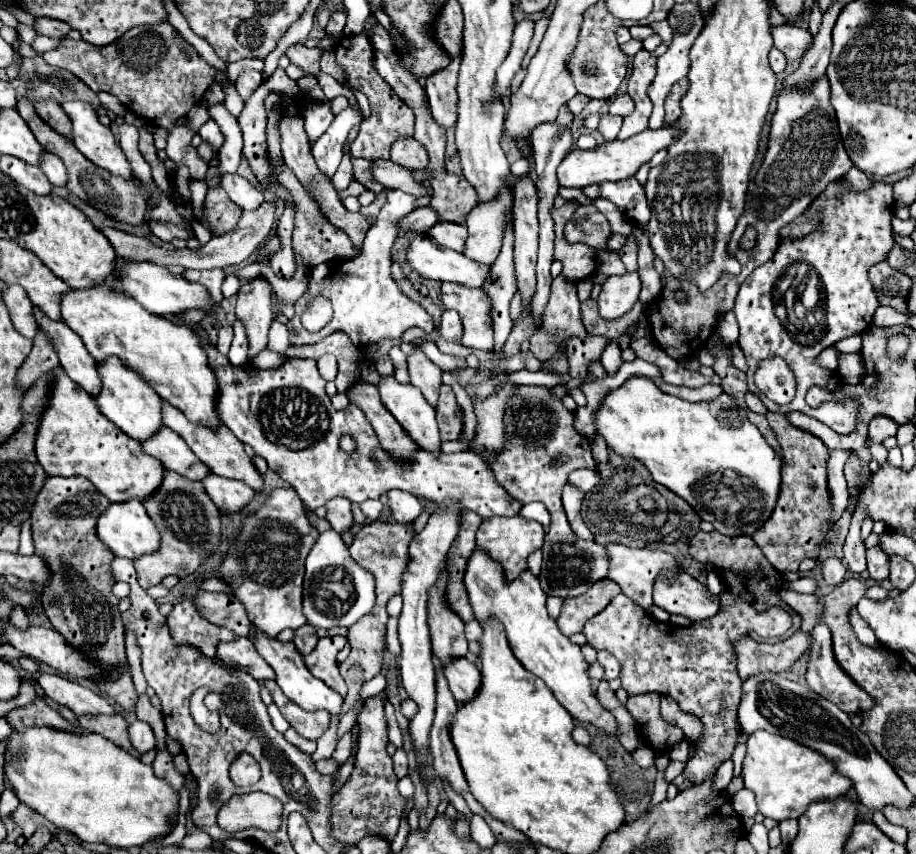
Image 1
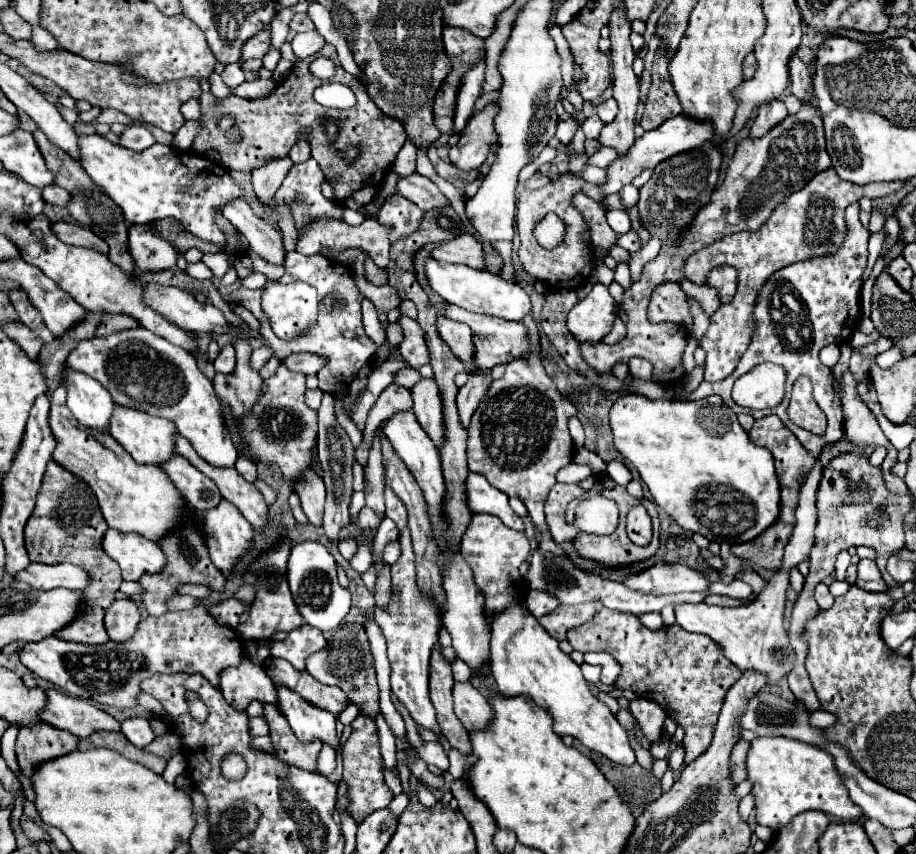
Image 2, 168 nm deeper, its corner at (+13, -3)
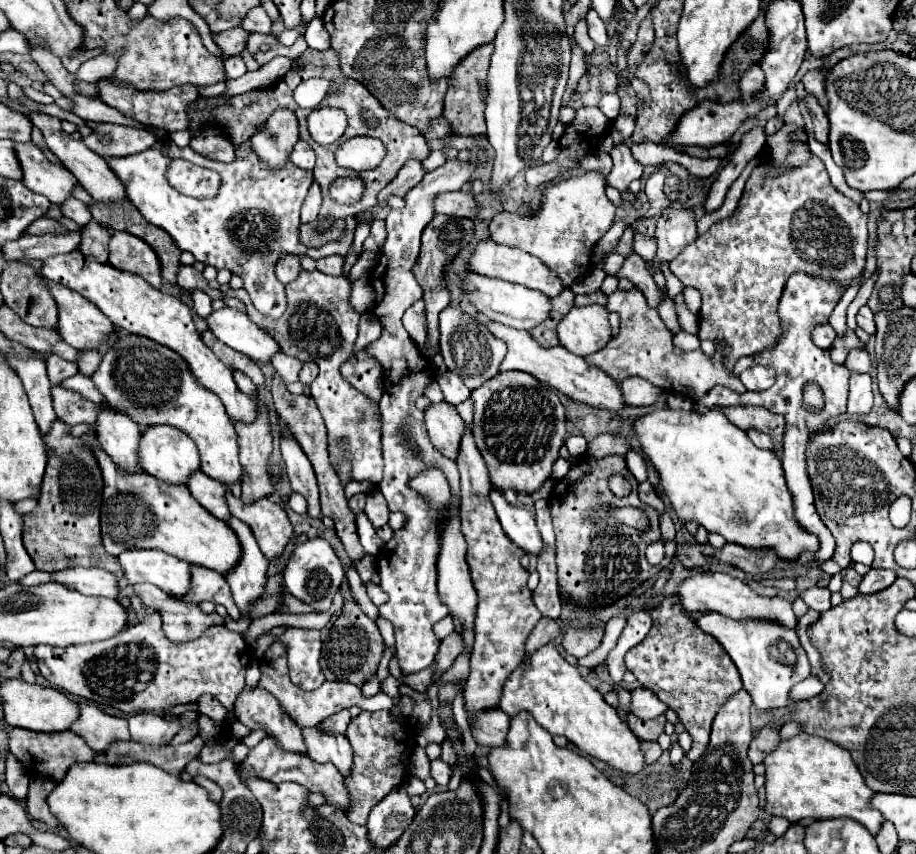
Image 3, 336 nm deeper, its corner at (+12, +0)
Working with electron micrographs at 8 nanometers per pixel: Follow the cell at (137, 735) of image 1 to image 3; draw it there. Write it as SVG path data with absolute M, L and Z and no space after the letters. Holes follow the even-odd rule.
M140 712L130 716L130 736L134 742L140 744L168 744L176 732L180 730L180 726L176 726L174 722L164 720L162 716L154 714L154 712Z

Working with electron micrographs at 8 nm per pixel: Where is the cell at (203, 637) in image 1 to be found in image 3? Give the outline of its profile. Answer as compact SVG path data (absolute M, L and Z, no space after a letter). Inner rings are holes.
M156 612L110 640L68 648L42 644L34 654L48 684L96 704L118 708L124 714L194 704L202 694L214 696L230 710L244 688L244 672L252 660L244 638L224 626L208 628L190 644L172 644L164 638L162 620Z

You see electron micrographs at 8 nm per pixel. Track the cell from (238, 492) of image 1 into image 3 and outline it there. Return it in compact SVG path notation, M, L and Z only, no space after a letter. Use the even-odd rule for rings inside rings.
M230 518L228 526L236 532L240 544L242 544L242 558L234 570L226 574L226 582L230 584L234 602L240 610L242 616L248 616L254 602L258 602L264 596L264 586L266 586L266 570L268 570L268 560L262 556L250 528L236 518Z

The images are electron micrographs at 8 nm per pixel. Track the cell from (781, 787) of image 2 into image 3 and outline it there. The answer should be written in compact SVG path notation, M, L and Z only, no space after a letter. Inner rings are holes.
M800 732L798 736L780 742L764 760L766 764L766 812L784 816L792 824L800 820L820 818L852 818L868 828L874 836L880 832L884 818L870 806L874 792L864 784L850 752L818 736Z

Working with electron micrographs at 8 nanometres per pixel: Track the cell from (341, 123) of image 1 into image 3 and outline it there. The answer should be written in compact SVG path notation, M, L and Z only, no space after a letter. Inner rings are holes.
M166 138L158 140L146 152L126 158L112 158L108 160L108 164L126 186L130 202L142 212L148 222L166 230L174 244L180 250L192 252L198 262L214 266L218 270L226 268L232 274L240 276L254 308L270 318L280 318L286 308L285 286L276 280L274 274L274 266L282 256L304 254L312 260L320 260L336 254L344 258L354 240L356 220L348 218L348 228L340 242L324 244L322 248L306 248L304 244L300 244L300 206L314 180L312 172L296 168L290 162L280 168L268 170L268 166L258 158L254 148L250 148L248 156L238 158L232 164L220 164L192 152L189 146L180 148ZM174 158L183 158L198 166L216 170L222 176L218 196L212 200L194 200L190 196L178 196L178 192L170 188L164 176L168 162Z

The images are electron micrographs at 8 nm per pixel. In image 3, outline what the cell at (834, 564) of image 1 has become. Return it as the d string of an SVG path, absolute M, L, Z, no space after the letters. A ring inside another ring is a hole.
M814 586L814 588L808 588L808 590L800 592L798 596L808 604L808 608L816 610L818 614L830 610L830 590L828 588L816 588Z

